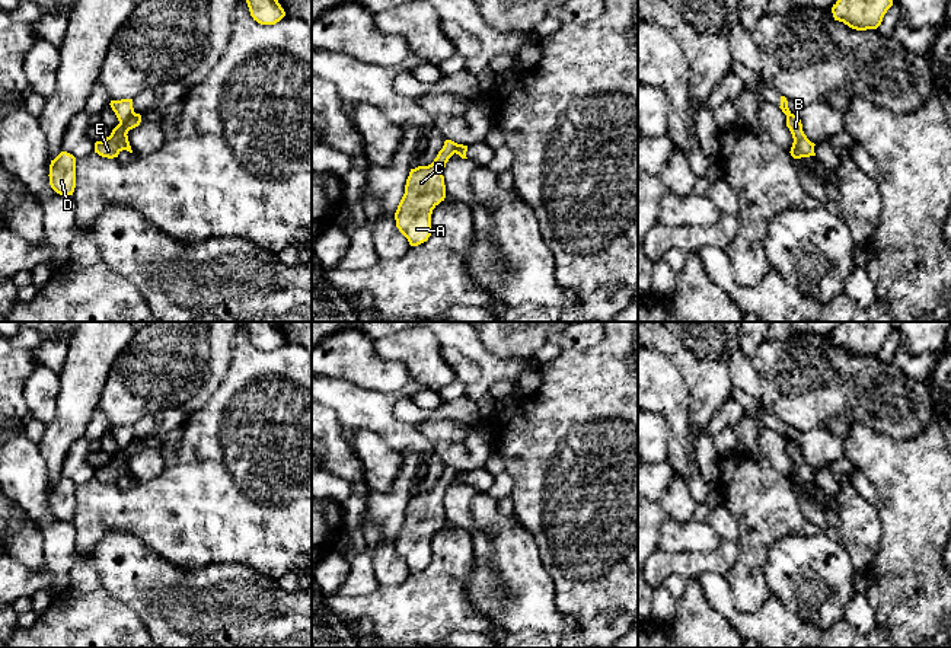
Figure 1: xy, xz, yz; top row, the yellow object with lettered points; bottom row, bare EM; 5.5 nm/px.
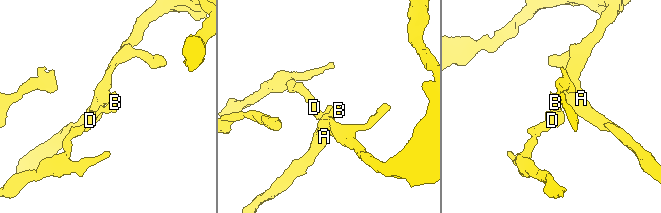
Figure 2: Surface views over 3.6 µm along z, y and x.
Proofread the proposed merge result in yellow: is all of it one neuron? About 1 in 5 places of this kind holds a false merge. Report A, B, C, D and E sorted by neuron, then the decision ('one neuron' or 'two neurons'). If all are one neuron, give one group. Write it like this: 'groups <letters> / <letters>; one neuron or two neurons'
groups A C / B D E; two neurons

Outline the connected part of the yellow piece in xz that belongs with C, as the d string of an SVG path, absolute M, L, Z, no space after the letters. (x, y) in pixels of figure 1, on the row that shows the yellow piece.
M446 140L431 165L418 166L409 172L395 220L396 227L411 246L418 246L431 236L431 214L446 198L443 173L456 147L457 143Z

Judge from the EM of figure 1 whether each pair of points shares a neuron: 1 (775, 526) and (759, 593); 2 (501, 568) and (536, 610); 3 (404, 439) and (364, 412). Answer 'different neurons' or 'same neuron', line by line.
1: same neuron
2: same neuron
3: same neuron

